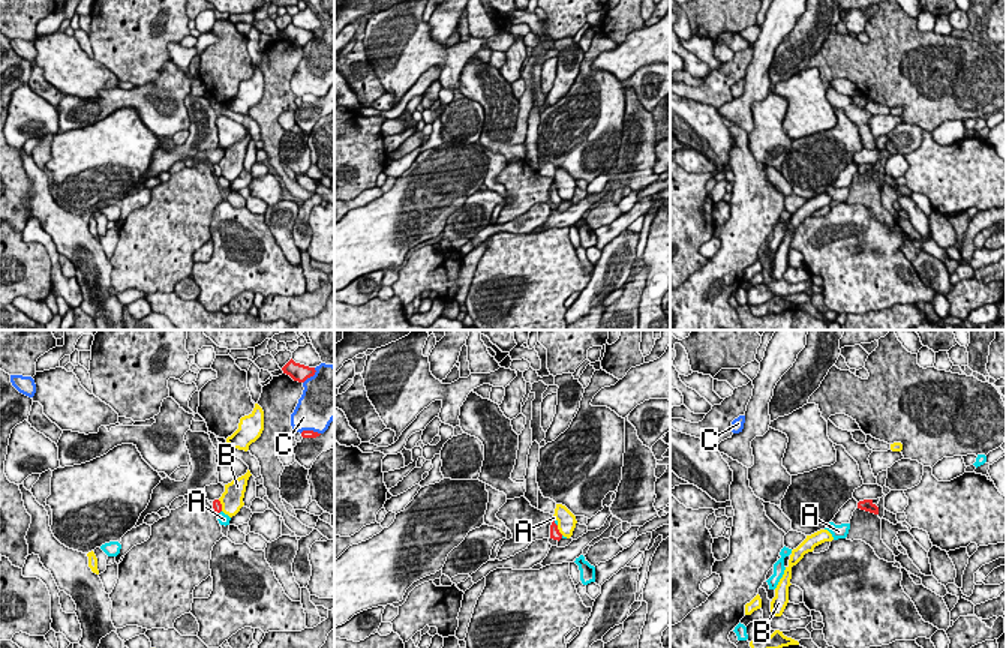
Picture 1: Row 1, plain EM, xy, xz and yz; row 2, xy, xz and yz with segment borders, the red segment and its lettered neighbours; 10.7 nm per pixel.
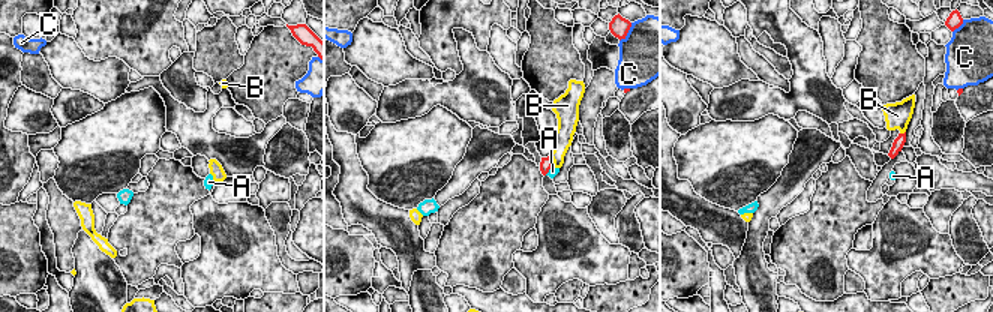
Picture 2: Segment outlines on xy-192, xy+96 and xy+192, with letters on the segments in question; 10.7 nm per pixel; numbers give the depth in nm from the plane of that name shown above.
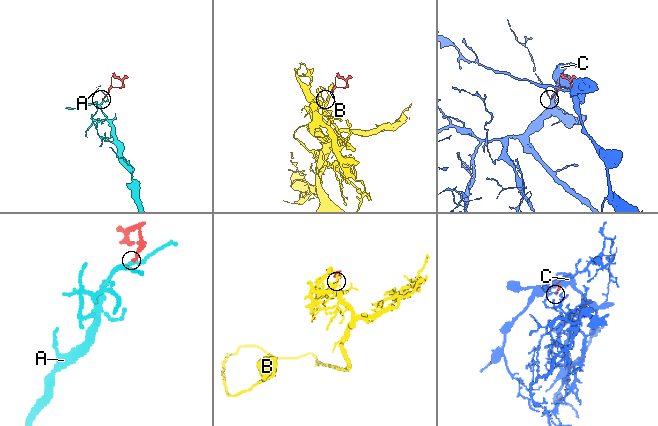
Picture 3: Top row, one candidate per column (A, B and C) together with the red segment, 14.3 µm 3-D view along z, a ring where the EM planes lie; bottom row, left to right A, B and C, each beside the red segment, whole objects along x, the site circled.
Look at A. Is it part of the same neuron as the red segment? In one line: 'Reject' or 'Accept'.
Reject

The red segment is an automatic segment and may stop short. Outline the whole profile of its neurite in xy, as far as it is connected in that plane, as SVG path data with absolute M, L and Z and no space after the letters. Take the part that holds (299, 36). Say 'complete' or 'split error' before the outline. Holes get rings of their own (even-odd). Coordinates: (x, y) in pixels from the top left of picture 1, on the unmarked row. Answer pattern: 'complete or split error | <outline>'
complete | M292 22L282 32L283 38L289 39L294 45L304 46L315 39L315 32L295 27Z

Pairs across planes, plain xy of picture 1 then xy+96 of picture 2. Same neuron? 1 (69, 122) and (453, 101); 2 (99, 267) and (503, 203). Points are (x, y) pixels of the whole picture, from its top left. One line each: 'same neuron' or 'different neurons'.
1: same neuron
2: different neurons

